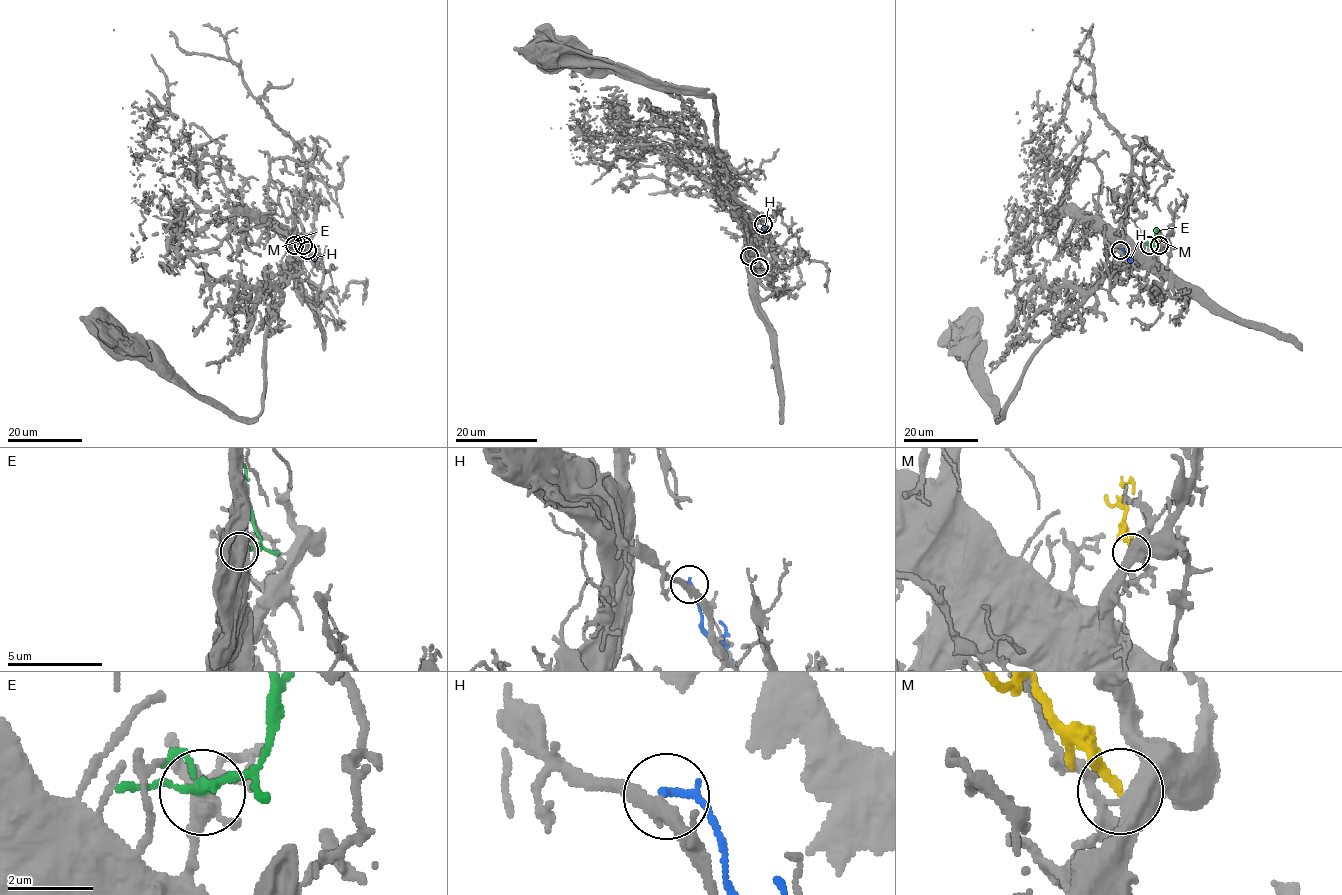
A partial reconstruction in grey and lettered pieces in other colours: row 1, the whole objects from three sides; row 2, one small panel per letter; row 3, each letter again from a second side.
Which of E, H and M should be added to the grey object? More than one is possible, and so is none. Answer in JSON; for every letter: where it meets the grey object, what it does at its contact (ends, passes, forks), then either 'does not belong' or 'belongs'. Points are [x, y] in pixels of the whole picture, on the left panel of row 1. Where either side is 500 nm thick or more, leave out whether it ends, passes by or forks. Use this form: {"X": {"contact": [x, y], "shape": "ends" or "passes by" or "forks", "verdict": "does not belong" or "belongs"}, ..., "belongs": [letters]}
{"E": {"contact": [294, 245], "shape": "forks", "verdict": "does not belong"}, "H": {"contact": [307, 250], "shape": "ends", "verdict": "does not belong"}, "M": {"contact": [303, 245], "shape": "ends", "verdict": "belongs"}, "belongs": ["M"]}

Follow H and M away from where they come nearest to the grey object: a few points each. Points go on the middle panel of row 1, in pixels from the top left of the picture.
H: (762, 224), (773, 239)
M: (759, 268), (751, 267), (746, 261)

